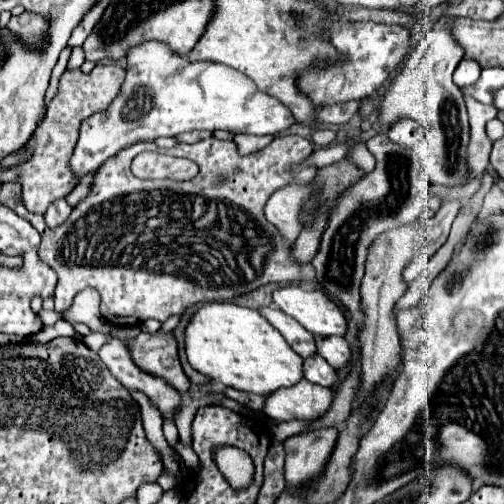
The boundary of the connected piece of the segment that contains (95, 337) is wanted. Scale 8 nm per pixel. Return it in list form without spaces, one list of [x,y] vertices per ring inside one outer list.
[[[97,332],[97,334],[89,334],[89,336],[83,337],[82,341],[89,349],[97,353],[101,346],[107,342],[107,336]]]

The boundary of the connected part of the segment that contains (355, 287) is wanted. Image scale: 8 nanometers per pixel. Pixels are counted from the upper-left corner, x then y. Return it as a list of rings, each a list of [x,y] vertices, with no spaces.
[[[375,134],[369,138],[367,148],[375,156],[377,166],[371,174],[363,176],[363,180],[359,180],[359,184],[343,196],[343,200],[339,200],[339,208],[331,214],[331,220],[321,236],[319,252],[313,258],[317,280],[323,290],[339,298],[353,314],[359,310],[359,288],[371,240],[385,230],[397,228],[399,224],[415,222],[425,210],[431,186],[431,182],[421,174],[419,164],[407,156],[403,146],[393,144],[387,134]]]

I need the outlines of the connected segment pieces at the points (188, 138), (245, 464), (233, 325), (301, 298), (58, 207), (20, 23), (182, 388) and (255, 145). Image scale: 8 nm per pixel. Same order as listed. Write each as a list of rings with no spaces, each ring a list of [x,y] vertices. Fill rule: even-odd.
[[[185,132],[185,134],[181,134],[181,136],[175,136],[175,140],[177,140],[179,144],[195,144],[195,142],[205,140],[205,138],[209,138],[209,136],[211,136],[211,132]]]
[[[219,448],[215,453],[215,462],[233,488],[243,488],[253,480],[253,462],[237,448]]]
[[[229,302],[201,306],[185,330],[185,350],[195,370],[241,392],[269,396],[279,388],[289,388],[303,380],[303,358],[253,308]]]
[[[287,286],[273,292],[273,304],[293,316],[315,336],[345,336],[347,320],[343,310],[321,290]]]
[[[57,200],[55,204],[51,204],[51,208],[47,210],[45,214],[45,220],[47,220],[47,226],[49,228],[57,228],[61,226],[71,214],[71,206],[67,204],[67,200]]]
[[[27,10],[21,16],[13,16],[7,28],[27,50],[45,50],[49,32],[49,20],[45,16]]]
[[[141,332],[131,342],[131,358],[141,370],[167,380],[179,392],[187,392],[189,378],[181,368],[173,332]]]
[[[239,134],[233,138],[233,142],[237,144],[237,152],[241,156],[249,156],[263,150],[271,140],[273,136],[249,136],[249,134]]]

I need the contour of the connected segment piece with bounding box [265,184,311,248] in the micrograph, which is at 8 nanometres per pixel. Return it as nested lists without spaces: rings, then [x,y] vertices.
[[[287,184],[279,188],[265,204],[265,218],[279,230],[285,240],[285,246],[291,248],[297,240],[299,228],[299,200],[311,192],[311,184],[307,186],[293,186]]]

